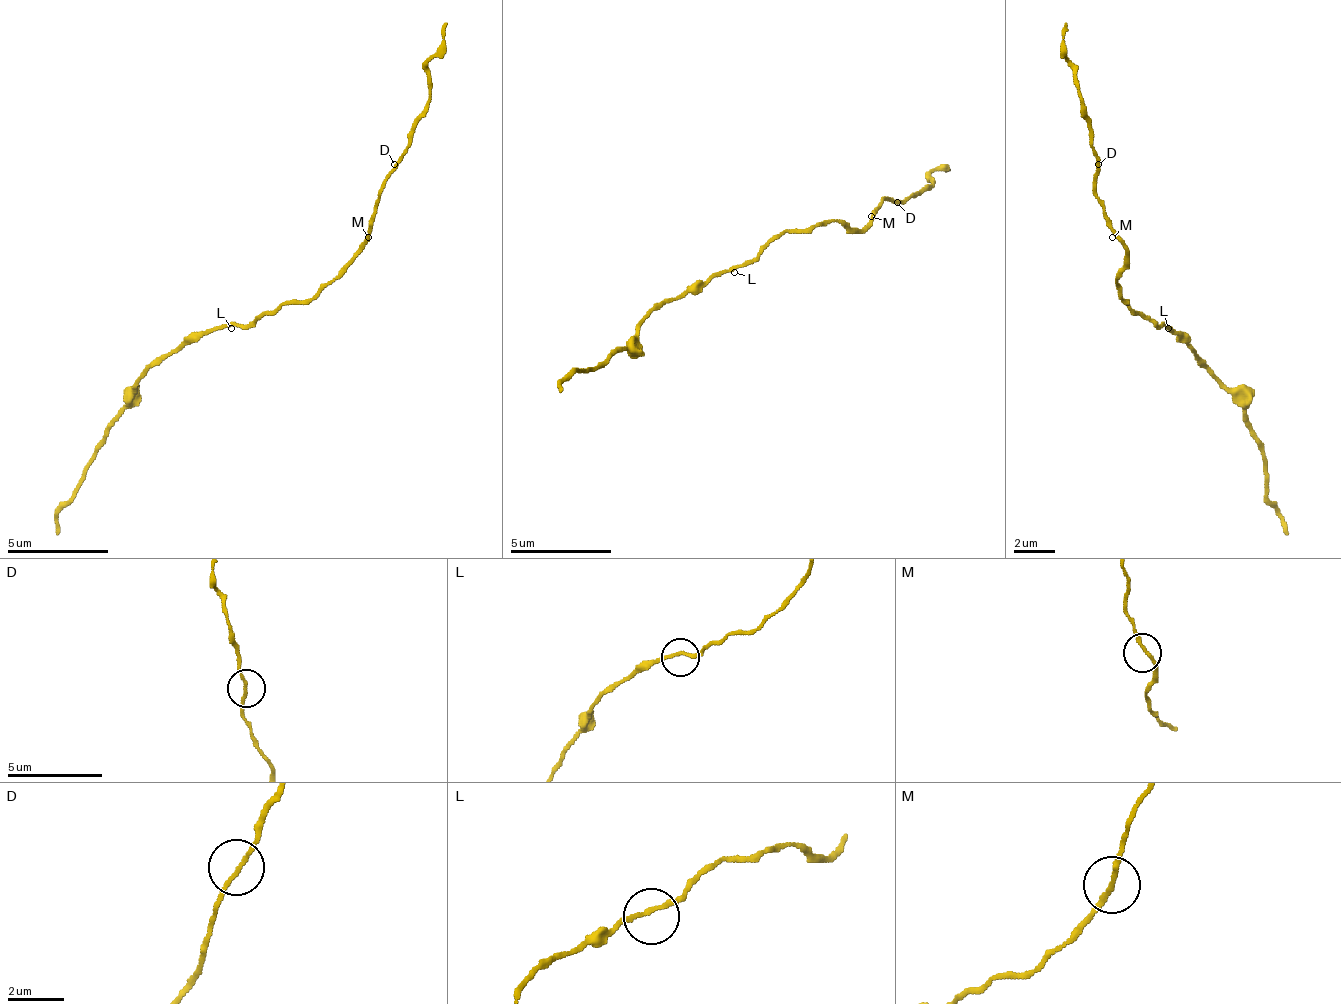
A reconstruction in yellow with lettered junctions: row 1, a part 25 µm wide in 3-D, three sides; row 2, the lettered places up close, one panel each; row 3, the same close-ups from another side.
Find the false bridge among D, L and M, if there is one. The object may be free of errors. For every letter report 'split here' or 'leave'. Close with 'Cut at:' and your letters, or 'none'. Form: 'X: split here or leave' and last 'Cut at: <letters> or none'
D: leave
L: leave
M: leave
Cut at: none

